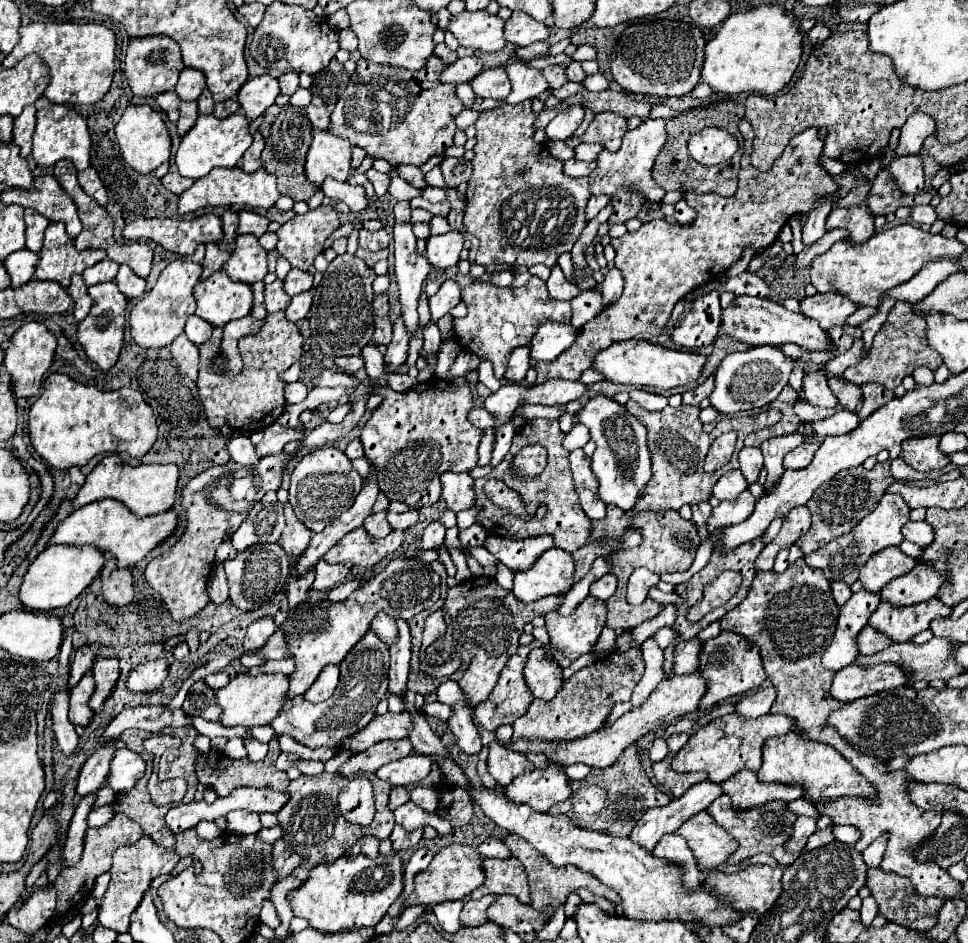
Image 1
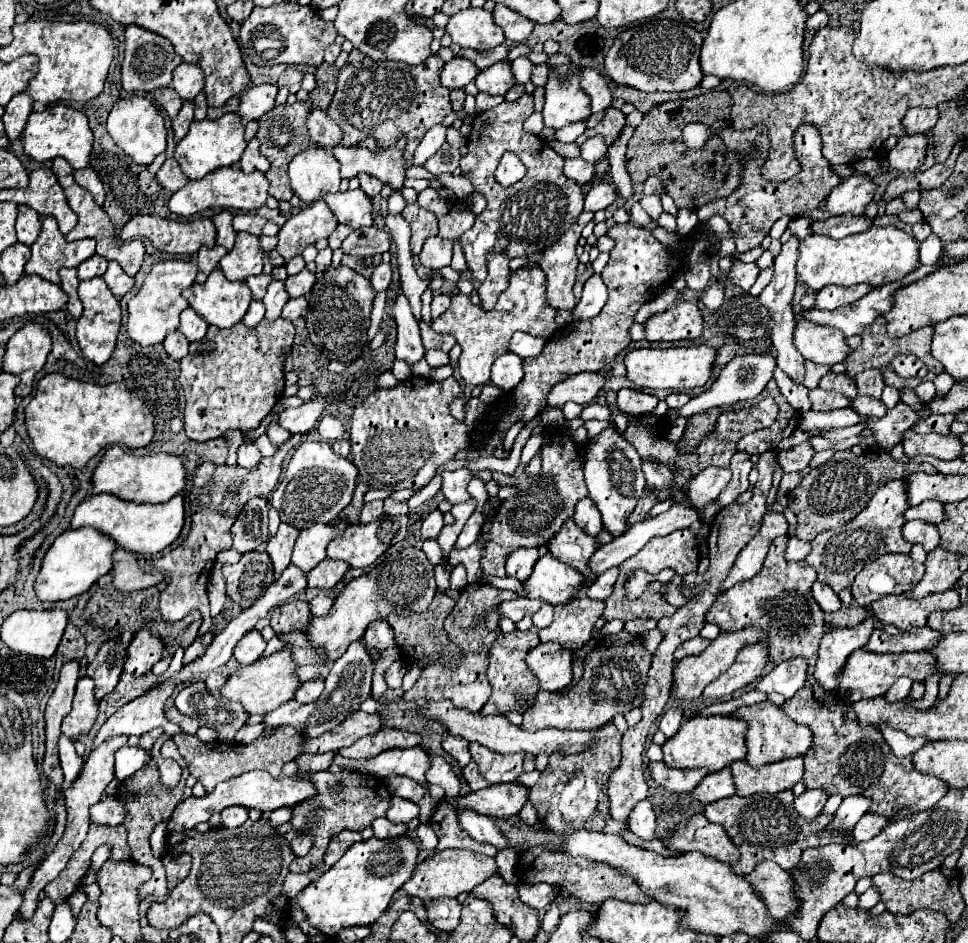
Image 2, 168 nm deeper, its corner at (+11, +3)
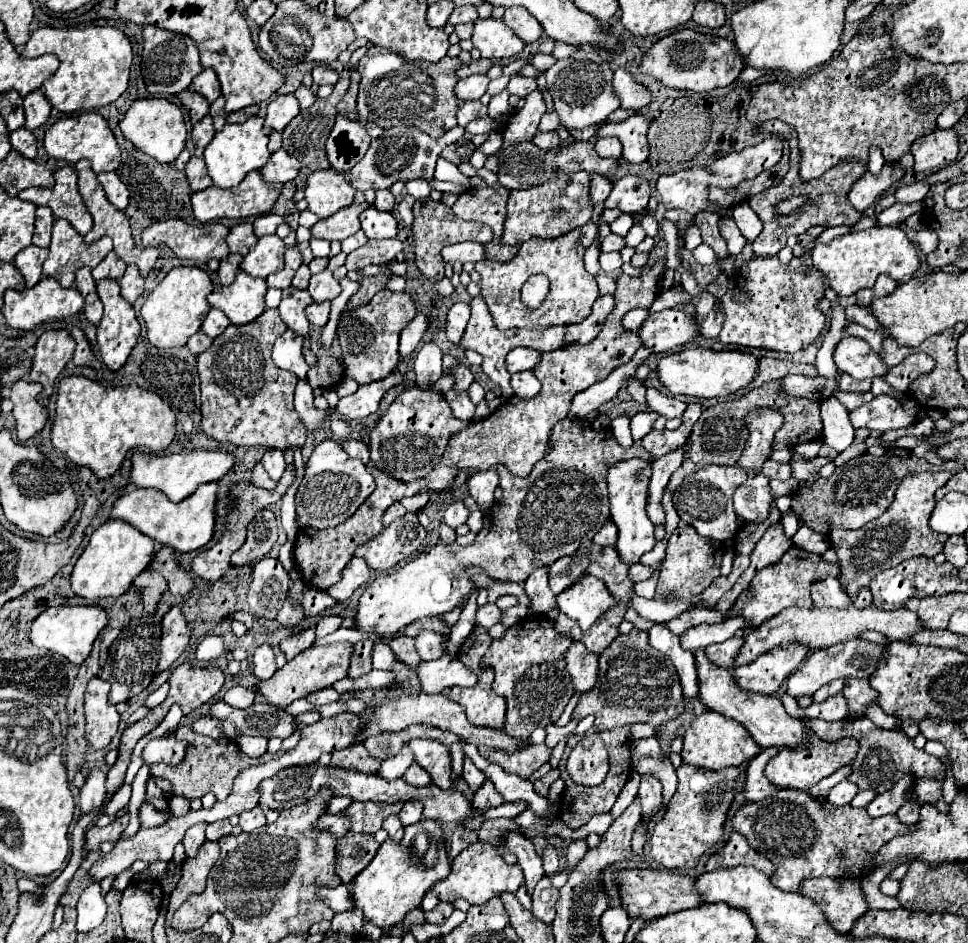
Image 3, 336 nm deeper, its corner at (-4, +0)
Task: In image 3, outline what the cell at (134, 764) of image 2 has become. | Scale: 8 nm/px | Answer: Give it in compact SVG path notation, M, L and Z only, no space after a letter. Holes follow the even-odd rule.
M175 736L171 738L157 738L151 740L145 750L143 750L143 764L153 766L153 764L169 764L175 766L185 758L185 742L179 742Z

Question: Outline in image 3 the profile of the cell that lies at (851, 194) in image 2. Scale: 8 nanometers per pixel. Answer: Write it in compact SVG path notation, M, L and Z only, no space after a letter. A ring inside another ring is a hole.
M885 164L883 170L879 174L869 174L865 172L855 186L849 192L849 202L855 206L855 210L859 210L861 214L865 214L867 208L871 208L879 198L885 196L885 192L901 180L905 172L897 166L897 164Z

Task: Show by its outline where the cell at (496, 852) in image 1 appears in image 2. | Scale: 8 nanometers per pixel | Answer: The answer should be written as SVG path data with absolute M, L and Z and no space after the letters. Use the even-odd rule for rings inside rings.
M504 849L504 851L498 851L498 855L496 855L496 865L498 865L500 877L502 877L506 883L512 883L512 885L518 883L516 859L518 859L518 855L516 855L514 849Z

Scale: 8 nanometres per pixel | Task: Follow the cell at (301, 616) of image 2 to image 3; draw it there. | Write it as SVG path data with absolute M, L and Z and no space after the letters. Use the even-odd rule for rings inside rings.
M315 626L303 630L303 632L299 632L299 634L293 634L293 636L283 638L279 646L281 646L281 650L285 652L287 660L291 660L291 658L295 658L299 652L303 652L305 648L309 648L309 646L313 644L313 640L315 640Z

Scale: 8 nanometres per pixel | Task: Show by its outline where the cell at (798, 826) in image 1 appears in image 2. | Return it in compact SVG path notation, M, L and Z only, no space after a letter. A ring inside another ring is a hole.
M822 787L820 789L808 789L800 797L796 797L794 807L800 815L804 815L804 819L814 819L822 811L828 797L830 795Z

